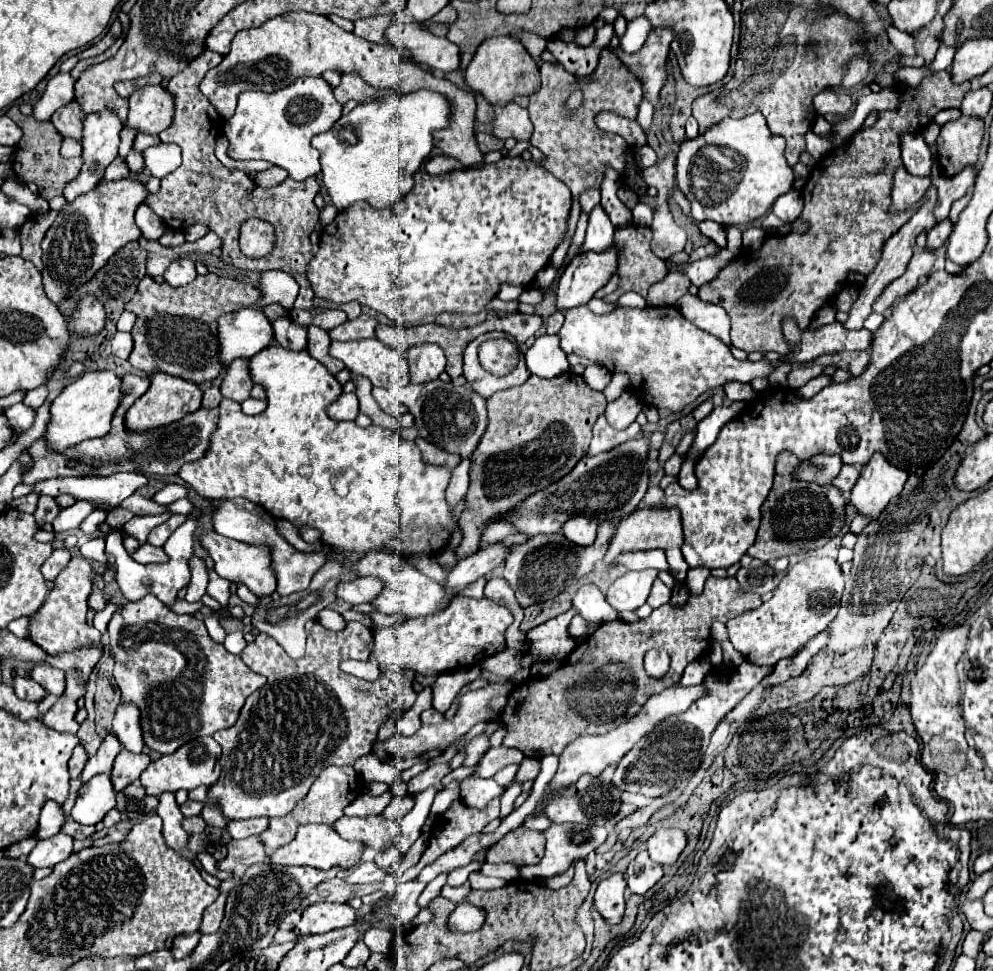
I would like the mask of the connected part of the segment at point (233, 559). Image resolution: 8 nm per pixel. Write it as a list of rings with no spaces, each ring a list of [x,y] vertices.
[[[218,533],[202,535],[202,545],[208,549],[210,557],[214,559],[214,563],[216,563],[214,571],[220,573],[220,577],[234,581],[234,583],[238,583],[238,581],[246,583],[258,597],[260,595],[272,595],[276,591],[276,577],[274,577],[274,571],[270,567],[270,555],[264,547],[244,545],[240,541],[220,537]]]

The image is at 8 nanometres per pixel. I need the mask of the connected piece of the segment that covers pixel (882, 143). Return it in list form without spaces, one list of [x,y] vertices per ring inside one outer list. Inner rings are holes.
[[[948,71],[940,73],[930,73],[924,77],[924,81],[914,87],[914,89],[900,89],[900,107],[892,111],[880,111],[878,121],[872,127],[860,129],[850,141],[840,145],[838,149],[830,151],[824,159],[816,163],[816,171],[808,175],[806,187],[802,189],[804,197],[804,209],[800,215],[800,221],[808,223],[806,233],[796,233],[790,231],[788,235],[774,235],[766,237],[764,245],[760,247],[760,253],[748,251],[736,257],[728,267],[720,271],[720,275],[702,285],[698,291],[698,297],[702,301],[716,303],[724,307],[724,311],[730,317],[732,329],[732,345],[750,353],[750,351],[776,351],[780,355],[788,353],[788,343],[782,337],[780,321],[786,315],[796,317],[800,327],[808,327],[812,317],[816,315],[818,309],[830,305],[834,301],[834,295],[848,283],[848,275],[858,271],[866,273],[876,267],[882,255],[884,243],[910,219],[910,215],[922,205],[920,199],[909,212],[902,212],[898,217],[890,217],[888,211],[891,205],[890,189],[892,189],[892,175],[898,167],[902,167],[900,159],[900,141],[898,135],[900,131],[916,131],[922,129],[930,123],[930,119],[942,111],[942,109],[960,108],[964,95],[970,91],[970,81],[964,83],[952,83],[952,75]]]

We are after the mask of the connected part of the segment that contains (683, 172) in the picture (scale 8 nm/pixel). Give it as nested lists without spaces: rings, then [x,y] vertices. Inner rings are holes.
[[[760,113],[746,115],[742,119],[724,119],[716,127],[710,127],[704,135],[688,139],[680,145],[676,161],[676,181],[680,191],[690,201],[690,215],[696,221],[716,221],[720,225],[744,225],[762,217],[776,197],[792,189],[794,171],[784,159],[784,139],[770,133],[766,119]]]

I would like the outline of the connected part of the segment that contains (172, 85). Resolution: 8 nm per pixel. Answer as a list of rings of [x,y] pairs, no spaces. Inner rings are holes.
[[[204,49],[180,75],[168,81],[168,91],[172,91],[174,97],[174,119],[172,125],[158,137],[166,143],[176,143],[182,147],[182,165],[160,181],[160,191],[156,195],[148,195],[146,203],[172,229],[180,231],[186,229],[190,223],[202,223],[208,229],[212,229],[222,239],[220,259],[228,265],[232,263],[234,267],[248,271],[280,269],[292,275],[300,285],[300,295],[294,303],[296,309],[314,309],[314,307],[330,309],[336,303],[316,297],[306,277],[306,267],[318,251],[318,247],[310,243],[310,233],[314,231],[320,215],[320,209],[314,205],[314,197],[320,191],[318,177],[314,175],[304,181],[294,181],[288,177],[286,181],[282,181],[272,189],[262,189],[252,181],[250,175],[226,169],[214,155],[216,139],[222,133],[224,119],[200,91],[200,81],[204,79],[206,71],[216,67],[220,61],[222,57],[218,53]],[[248,217],[268,219],[276,227],[276,247],[272,255],[264,259],[250,259],[240,251],[238,229],[240,223]]]

